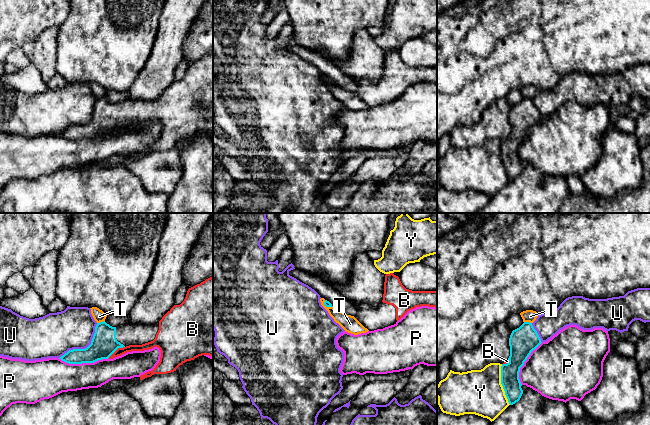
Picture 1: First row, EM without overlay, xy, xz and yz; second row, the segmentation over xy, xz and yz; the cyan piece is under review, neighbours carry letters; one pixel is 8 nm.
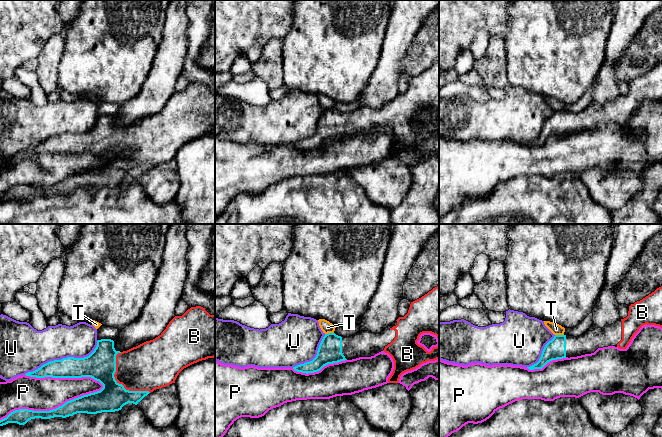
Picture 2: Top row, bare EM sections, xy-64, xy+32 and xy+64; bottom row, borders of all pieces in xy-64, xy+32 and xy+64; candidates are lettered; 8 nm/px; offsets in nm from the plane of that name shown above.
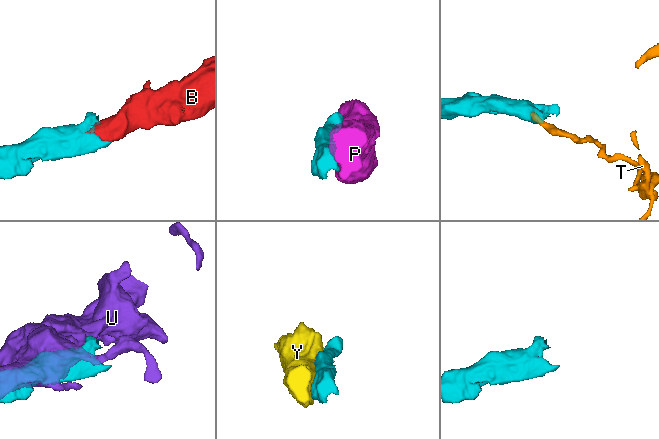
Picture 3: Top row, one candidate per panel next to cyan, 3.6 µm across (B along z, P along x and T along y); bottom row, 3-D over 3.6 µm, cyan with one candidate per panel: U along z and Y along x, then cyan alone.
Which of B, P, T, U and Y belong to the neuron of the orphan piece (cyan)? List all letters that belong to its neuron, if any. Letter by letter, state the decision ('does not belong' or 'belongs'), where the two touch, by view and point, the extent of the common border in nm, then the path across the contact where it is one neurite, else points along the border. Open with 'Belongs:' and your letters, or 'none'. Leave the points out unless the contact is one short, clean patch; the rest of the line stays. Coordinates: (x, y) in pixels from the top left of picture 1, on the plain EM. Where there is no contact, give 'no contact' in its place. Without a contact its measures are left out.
Belongs: B
B: belongs; contact xy (116, 125); length 160 nm
P: does not belong; contact xy (83, 138); length 400 nm
T: does not belong; contact xy (100, 98); length 70 nm; border xy (104, 96), (97, 99)
U: does not belong; contact xy (85, 124); length 420 nm
Y: does not belong; contact yz (501, 159); length 340 nm

